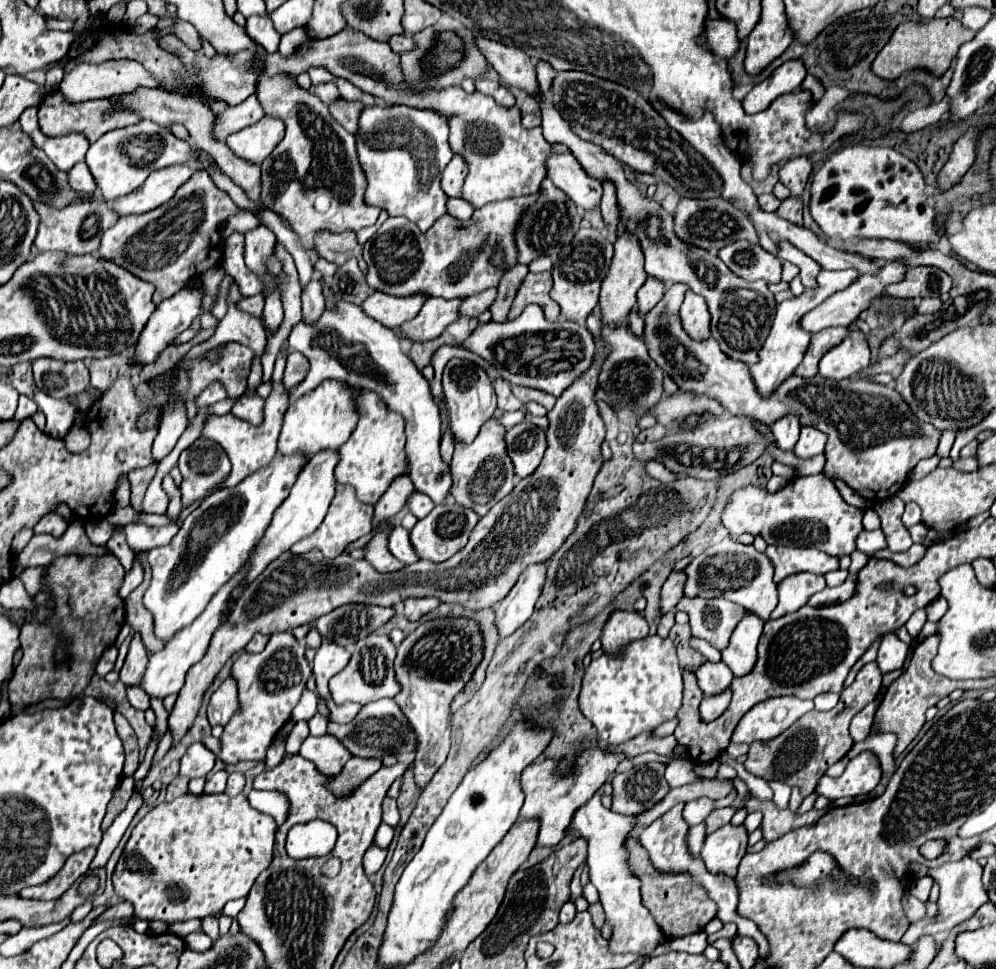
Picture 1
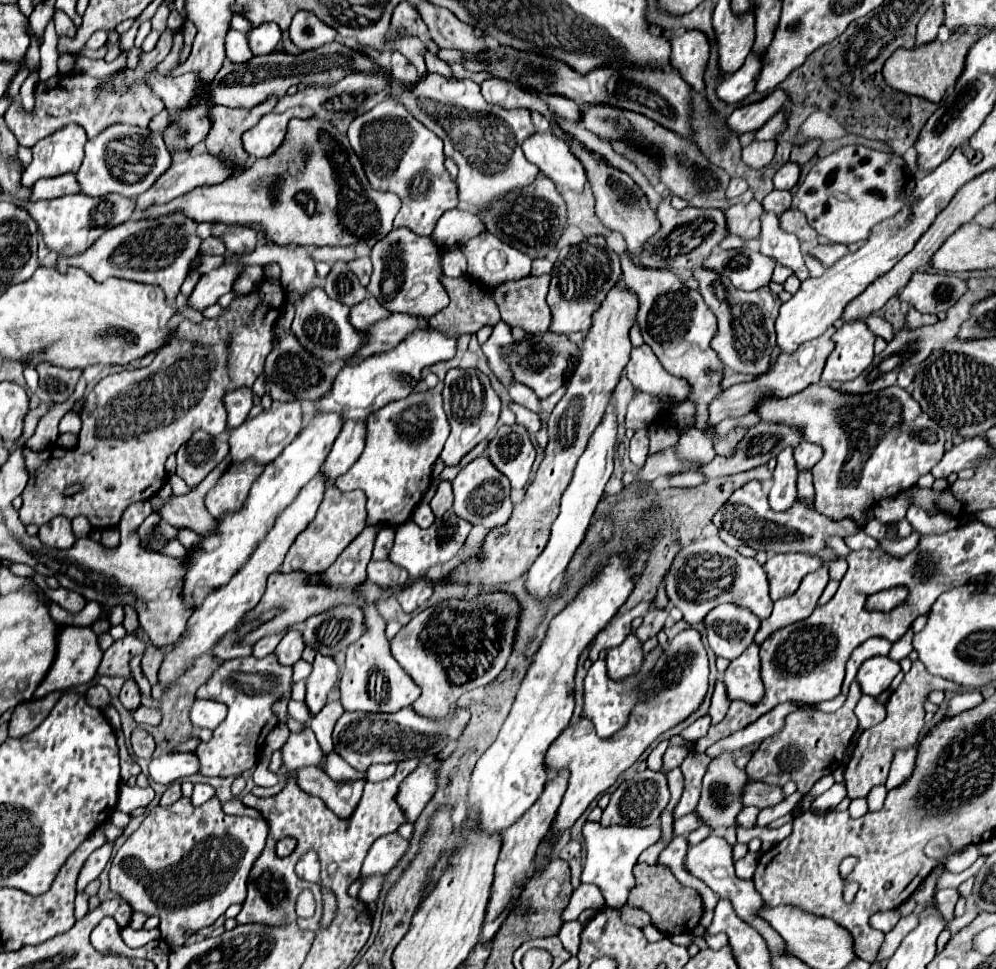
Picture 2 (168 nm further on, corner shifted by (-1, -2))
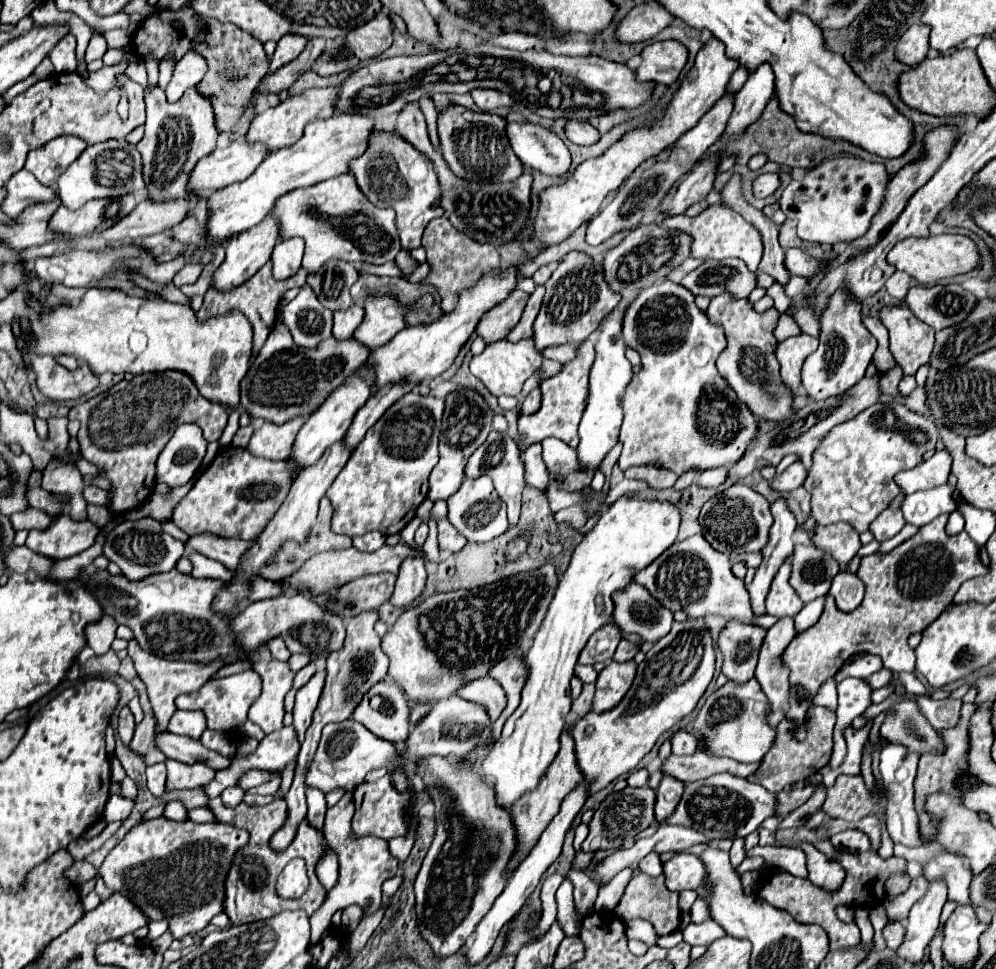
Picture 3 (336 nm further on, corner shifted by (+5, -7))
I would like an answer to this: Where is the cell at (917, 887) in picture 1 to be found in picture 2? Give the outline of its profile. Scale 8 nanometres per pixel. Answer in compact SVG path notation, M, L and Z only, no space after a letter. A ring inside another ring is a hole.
M957 888L941 889L941 891L936 894L937 905L939 905L939 911L941 911L941 915L945 917L945 921L953 921L953 919L955 919L953 909L955 909L957 899L959 899Z

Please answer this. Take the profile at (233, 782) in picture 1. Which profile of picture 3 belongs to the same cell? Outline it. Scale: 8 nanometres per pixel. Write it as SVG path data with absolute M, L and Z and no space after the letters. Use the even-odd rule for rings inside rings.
M231 786L231 788L225 788L225 790L221 792L221 798L223 798L223 804L225 804L225 806L235 808L235 806L241 804L243 794L245 794L245 792L243 792L239 786Z

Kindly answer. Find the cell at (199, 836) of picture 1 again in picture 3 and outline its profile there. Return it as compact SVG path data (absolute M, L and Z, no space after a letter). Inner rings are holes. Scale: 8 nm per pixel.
M159 816L135 824L129 830L129 836L107 854L101 868L97 870L86 860L75 861L73 868L67 870L67 878L80 885L100 875L113 892L121 892L137 904L149 922L167 920L173 938L181 940L187 934L201 932L213 916L223 912L225 876L229 874L237 850L247 842L249 832L243 828L221 822L175 822Z

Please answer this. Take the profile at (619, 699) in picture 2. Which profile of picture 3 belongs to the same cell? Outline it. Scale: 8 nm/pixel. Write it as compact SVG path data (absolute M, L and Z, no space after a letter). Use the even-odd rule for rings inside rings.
M577 664L575 674L581 678L583 683L594 683L597 678L597 672L593 670L593 666L581 666L581 664Z

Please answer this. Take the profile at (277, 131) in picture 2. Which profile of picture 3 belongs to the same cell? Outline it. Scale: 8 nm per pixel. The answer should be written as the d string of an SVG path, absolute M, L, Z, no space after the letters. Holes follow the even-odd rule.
M311 88L301 96L291 96L289 100L283 100L279 106L275 108L267 108L265 112L257 114L251 122L251 128L247 132L247 142L249 144L265 144L269 148L269 154L285 148L289 144L295 144L301 138L301 132L305 130L305 124L309 124L309 120L323 120L333 116L333 100L335 100L337 92L335 88Z

